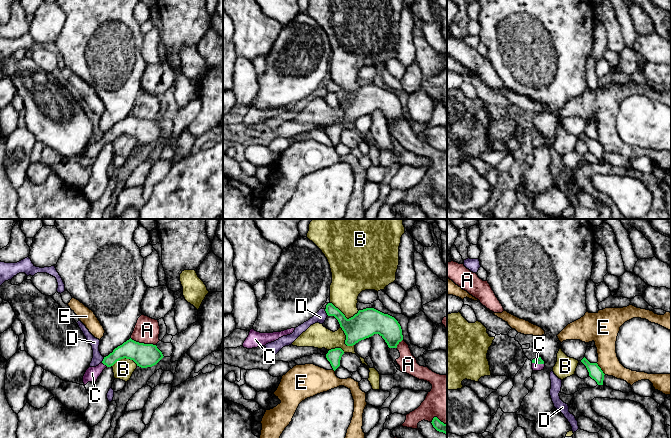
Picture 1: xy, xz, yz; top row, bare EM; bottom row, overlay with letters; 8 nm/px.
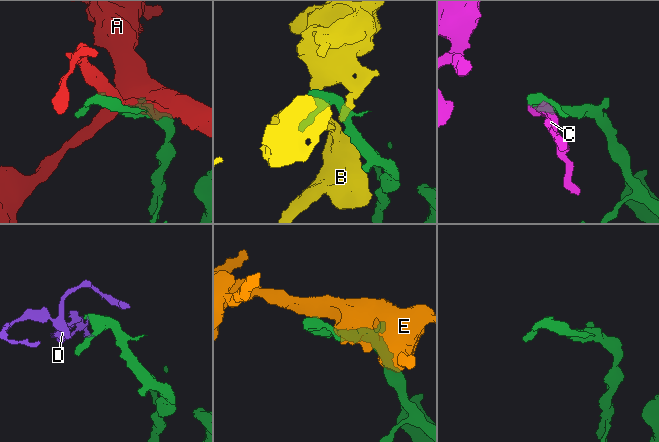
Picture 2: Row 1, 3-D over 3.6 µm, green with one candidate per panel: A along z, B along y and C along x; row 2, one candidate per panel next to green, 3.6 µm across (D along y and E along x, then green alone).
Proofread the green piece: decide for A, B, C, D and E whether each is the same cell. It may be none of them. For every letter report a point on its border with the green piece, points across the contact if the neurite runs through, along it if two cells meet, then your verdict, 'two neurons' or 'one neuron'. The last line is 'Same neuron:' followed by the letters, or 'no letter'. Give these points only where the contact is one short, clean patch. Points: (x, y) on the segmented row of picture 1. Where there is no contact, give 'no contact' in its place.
A: xy (143, 343) | two neurons
B: xz (344, 316) | two neurons
C: yz (538, 363) | across yz (538, 360), (538, 363), (535, 366) | one neuron
D: xz (326, 312) | along xz (324, 309), (328, 315) | two neurons
E: yz (600, 369) | along yz (596, 363), (605, 374) | two neurons
Same neuron: C

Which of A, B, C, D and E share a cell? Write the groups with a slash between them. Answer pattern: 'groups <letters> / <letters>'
groups A / B / C / D / E

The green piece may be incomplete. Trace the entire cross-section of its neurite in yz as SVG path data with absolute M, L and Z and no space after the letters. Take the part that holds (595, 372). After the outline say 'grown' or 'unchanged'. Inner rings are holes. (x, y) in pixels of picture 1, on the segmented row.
M585 357L581 362L586 366L589 376L594 379L598 385L603 385L604 373L597 363L590 363Z; unchanged

